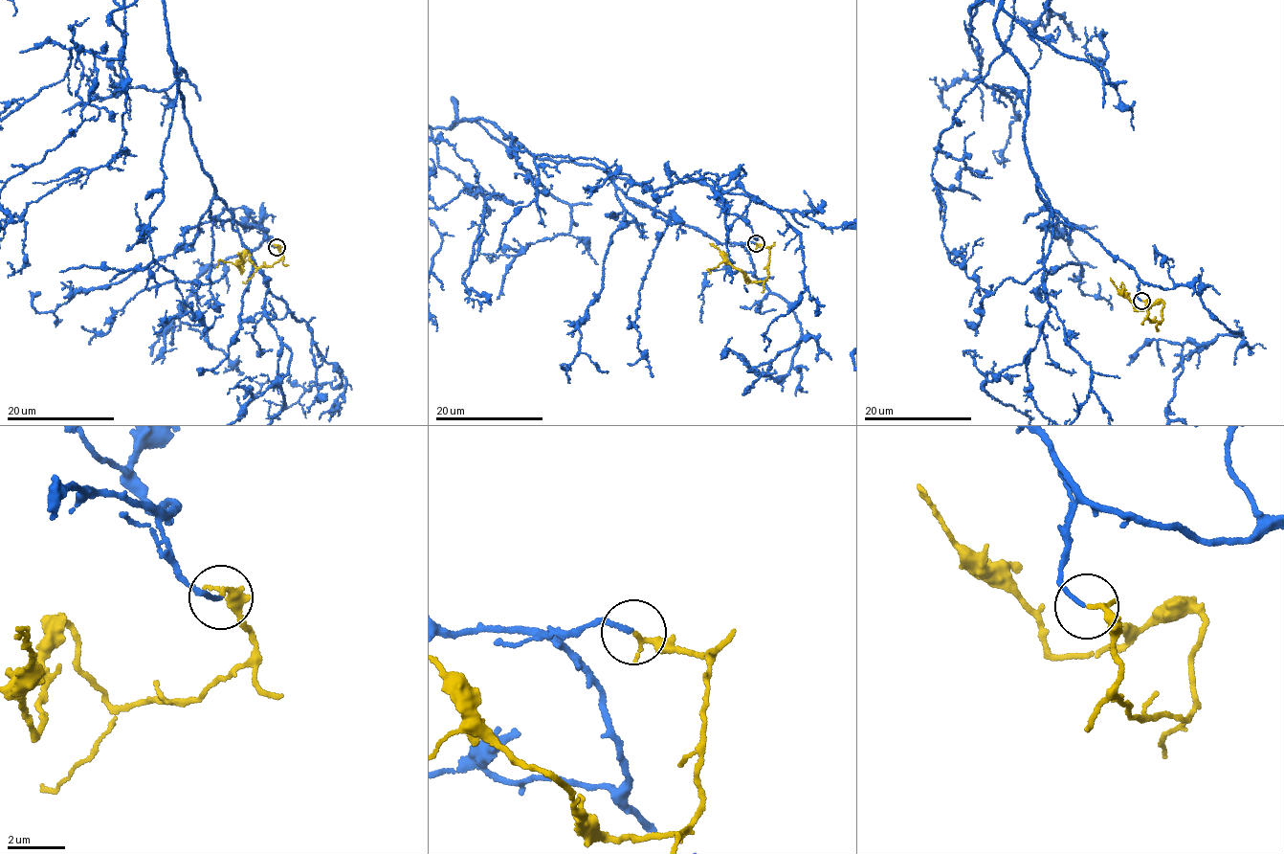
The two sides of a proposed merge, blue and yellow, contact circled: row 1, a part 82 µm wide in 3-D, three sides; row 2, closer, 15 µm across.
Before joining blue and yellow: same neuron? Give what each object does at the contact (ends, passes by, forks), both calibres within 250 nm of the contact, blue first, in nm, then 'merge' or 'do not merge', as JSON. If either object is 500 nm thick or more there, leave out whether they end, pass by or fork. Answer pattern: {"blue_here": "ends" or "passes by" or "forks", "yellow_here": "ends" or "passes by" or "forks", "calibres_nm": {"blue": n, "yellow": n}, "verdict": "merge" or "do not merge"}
{"blue_here": "ends", "yellow_here": "ends", "calibres_nm": {"blue": 130, "yellow": 180}, "verdict": "merge"}

